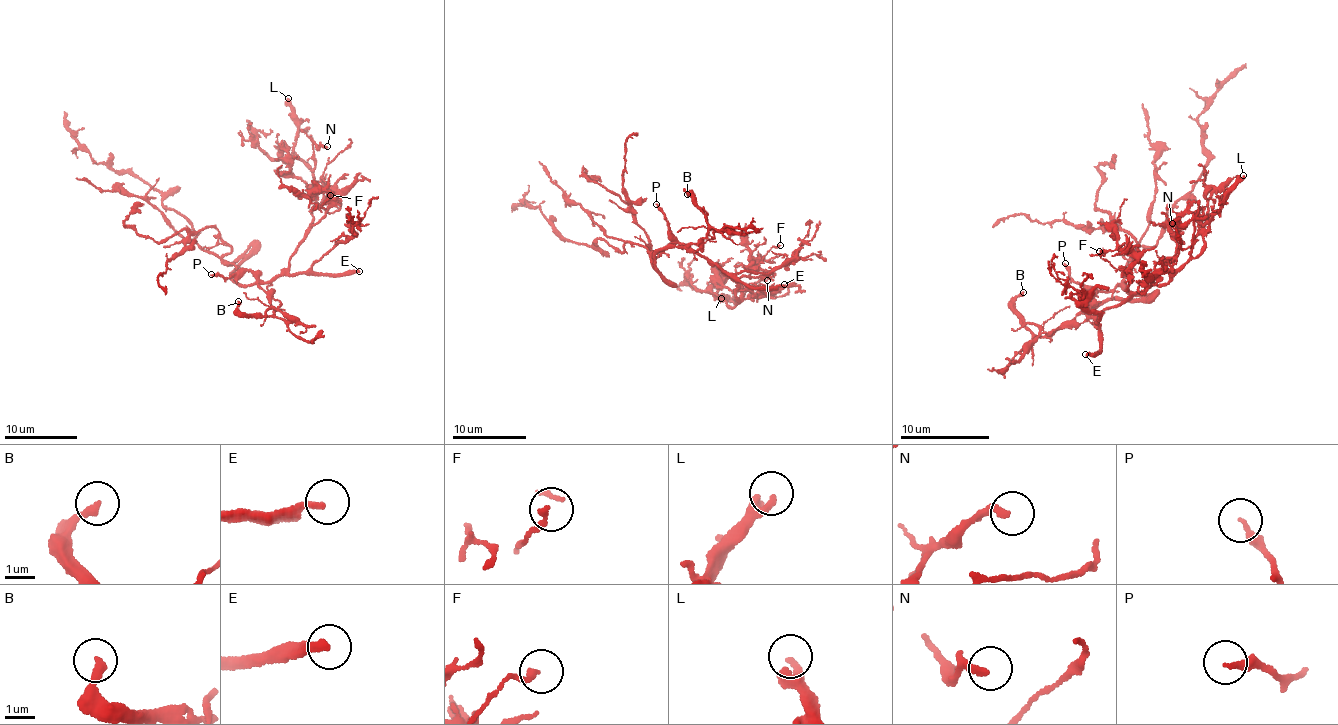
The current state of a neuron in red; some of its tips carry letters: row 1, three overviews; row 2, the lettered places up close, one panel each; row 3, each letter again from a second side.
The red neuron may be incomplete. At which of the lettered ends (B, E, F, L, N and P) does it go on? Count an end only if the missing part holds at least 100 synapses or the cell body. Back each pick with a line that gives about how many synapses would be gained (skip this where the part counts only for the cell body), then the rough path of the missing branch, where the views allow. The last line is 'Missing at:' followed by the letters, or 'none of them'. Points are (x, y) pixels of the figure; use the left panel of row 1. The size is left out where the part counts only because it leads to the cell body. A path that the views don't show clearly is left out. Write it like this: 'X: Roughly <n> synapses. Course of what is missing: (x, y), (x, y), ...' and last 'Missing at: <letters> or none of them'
E: Roughly 250 synapses
Missing at: E

